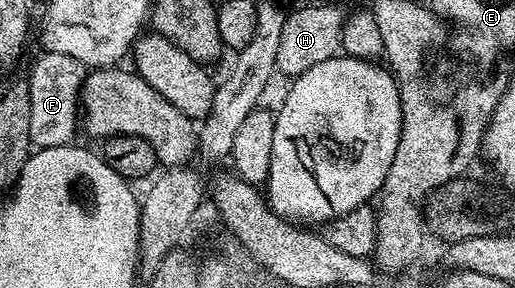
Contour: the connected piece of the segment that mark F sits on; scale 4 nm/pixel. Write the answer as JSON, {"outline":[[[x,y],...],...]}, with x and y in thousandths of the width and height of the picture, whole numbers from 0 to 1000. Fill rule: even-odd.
{"outline":[[[85,177],[82,191],[70,201],[60,264],[50,267],[56,299],[56,479],[70,517],[109,514],[144,490],[146,455],[157,444],[157,323],[165,260],[165,226],[150,201],[134,201],[134,188]]]}

